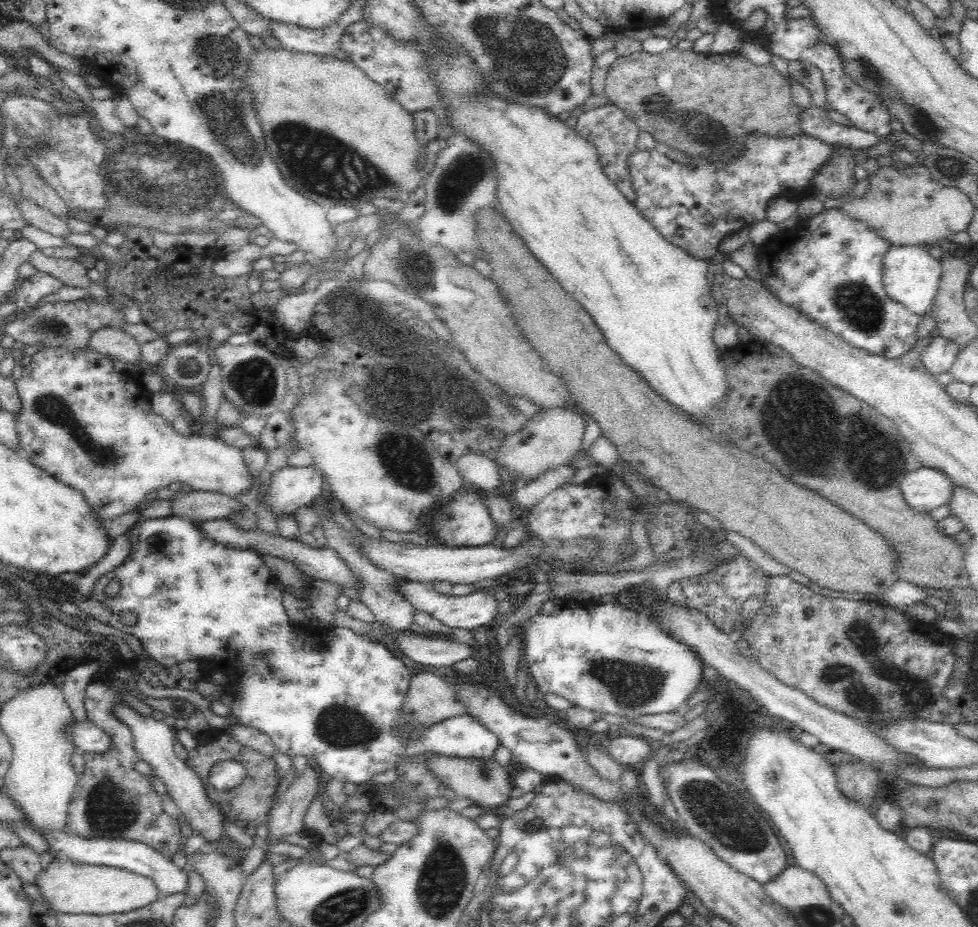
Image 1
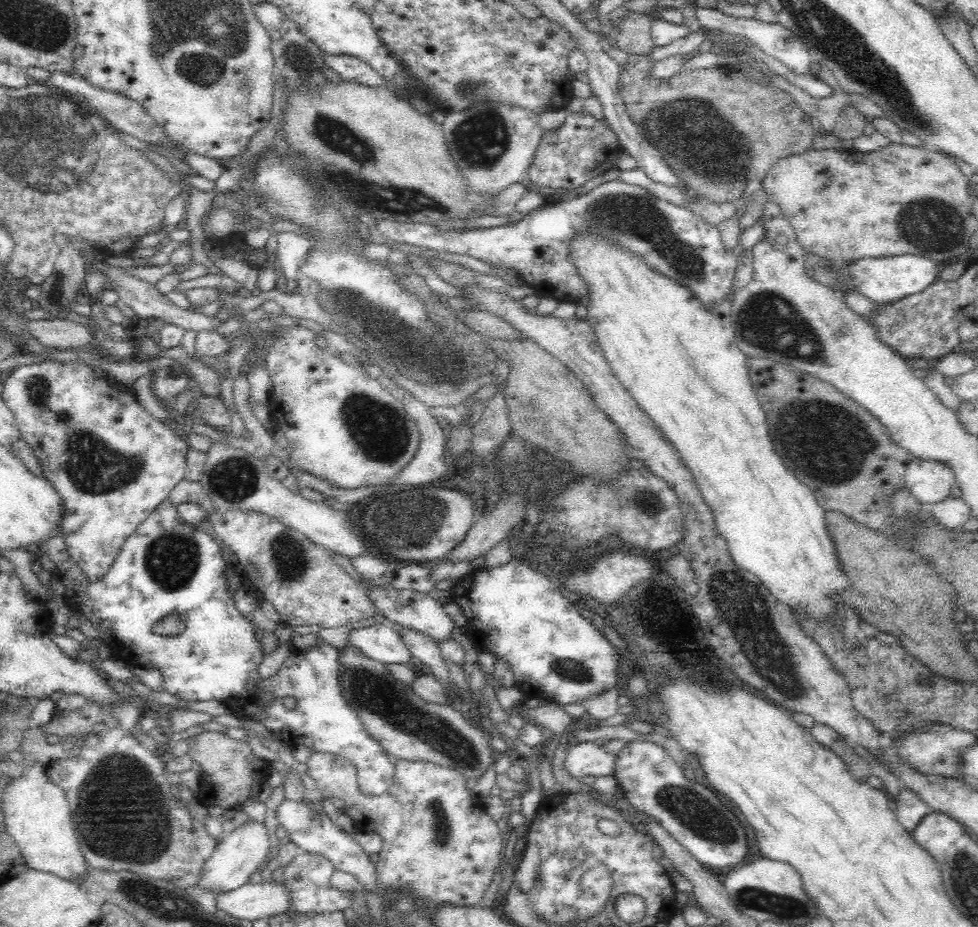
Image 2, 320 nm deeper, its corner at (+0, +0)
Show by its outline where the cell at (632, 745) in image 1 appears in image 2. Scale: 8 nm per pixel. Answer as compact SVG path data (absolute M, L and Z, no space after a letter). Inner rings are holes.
M580 742L572 746L562 768L579 781L585 776L612 775L615 756L603 751L601 745L599 742Z

